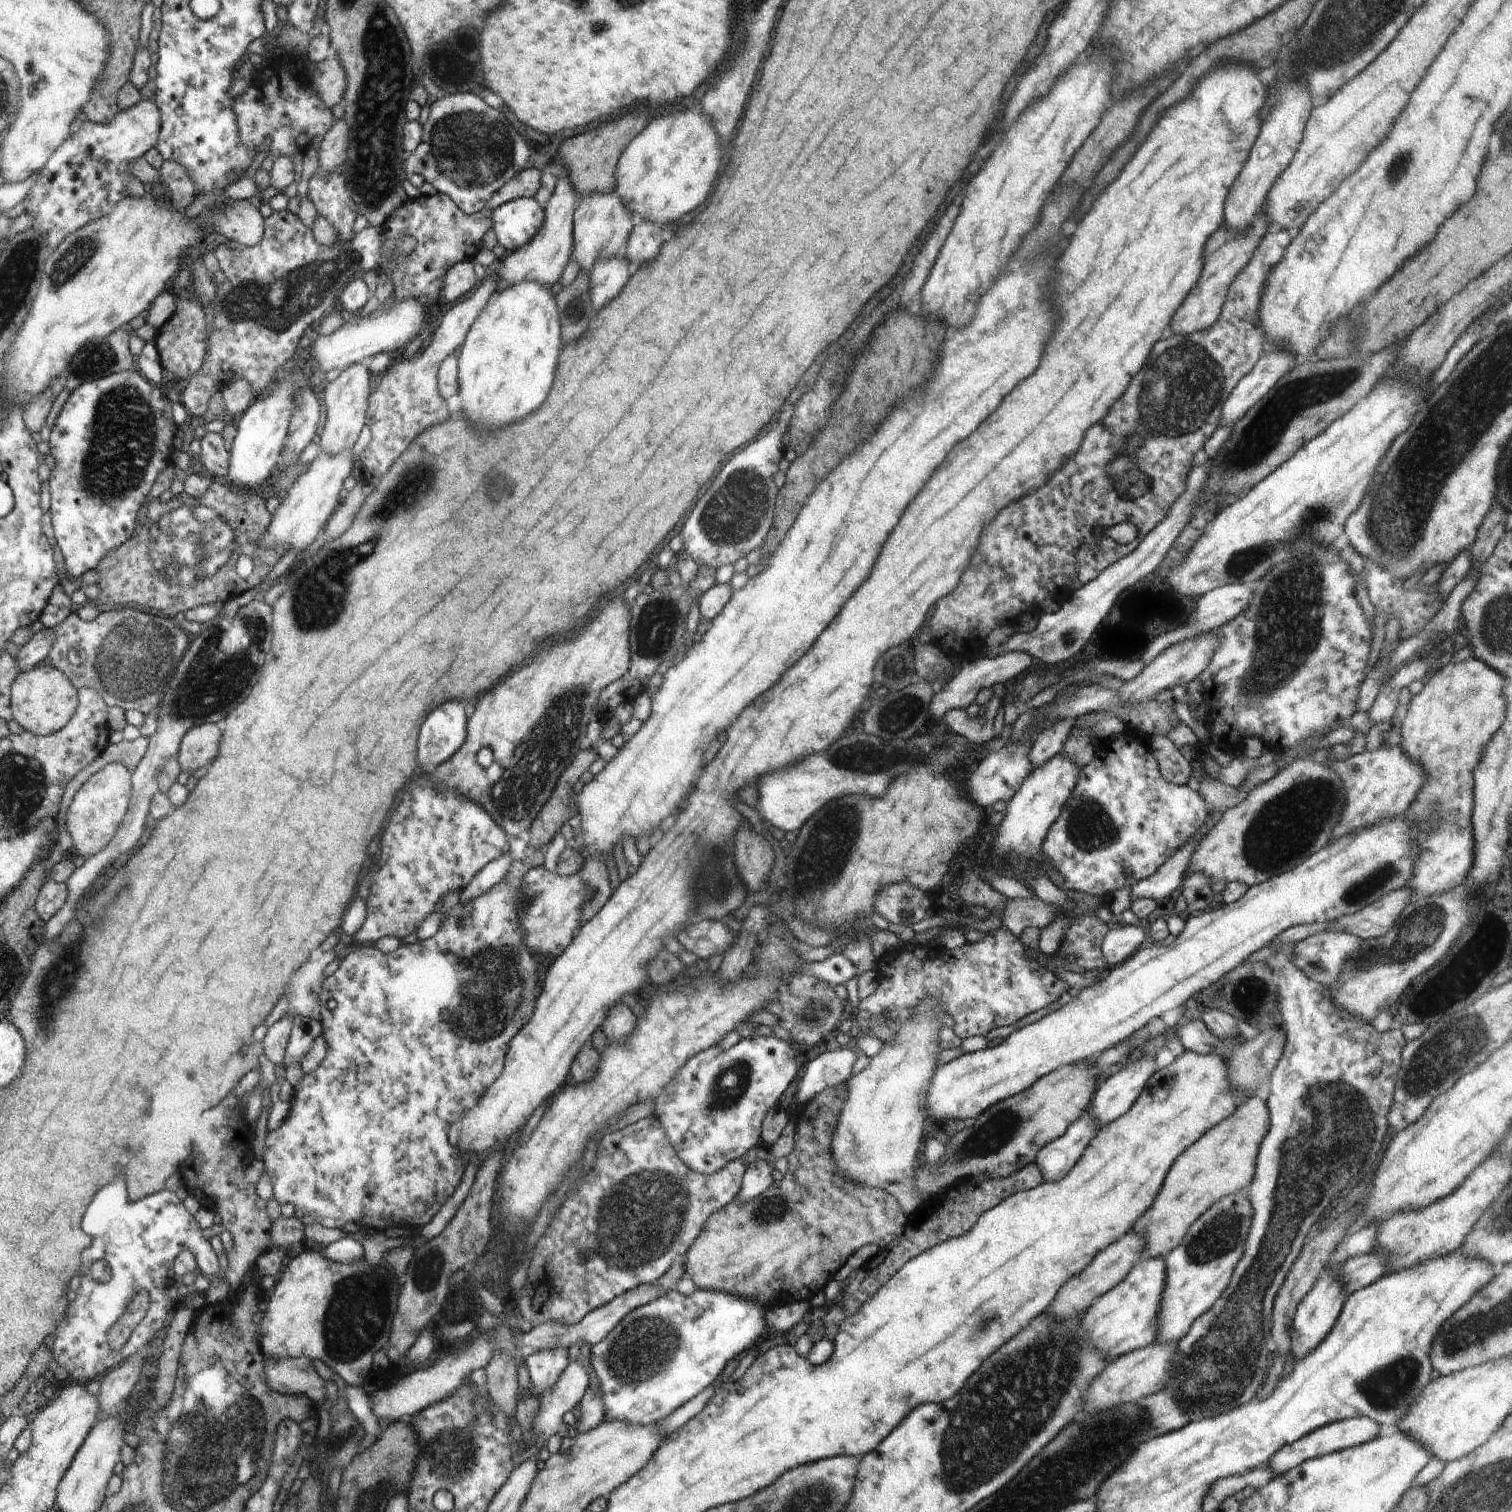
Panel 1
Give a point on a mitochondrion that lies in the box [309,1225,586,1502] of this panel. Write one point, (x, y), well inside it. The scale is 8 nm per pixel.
(357, 1316)

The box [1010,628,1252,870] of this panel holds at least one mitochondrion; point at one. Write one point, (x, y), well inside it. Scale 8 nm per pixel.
(1089, 828)

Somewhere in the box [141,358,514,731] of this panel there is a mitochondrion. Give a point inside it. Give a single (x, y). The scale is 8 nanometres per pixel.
(325, 583)

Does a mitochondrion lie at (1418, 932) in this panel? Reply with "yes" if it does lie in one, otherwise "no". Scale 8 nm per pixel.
yes

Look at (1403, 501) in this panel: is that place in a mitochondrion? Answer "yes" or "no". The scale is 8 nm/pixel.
yes

